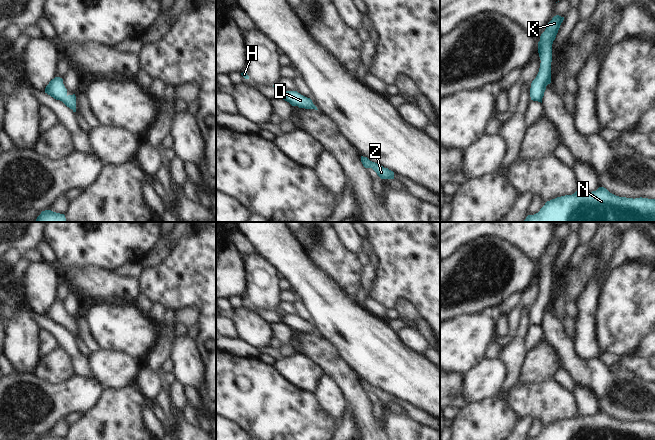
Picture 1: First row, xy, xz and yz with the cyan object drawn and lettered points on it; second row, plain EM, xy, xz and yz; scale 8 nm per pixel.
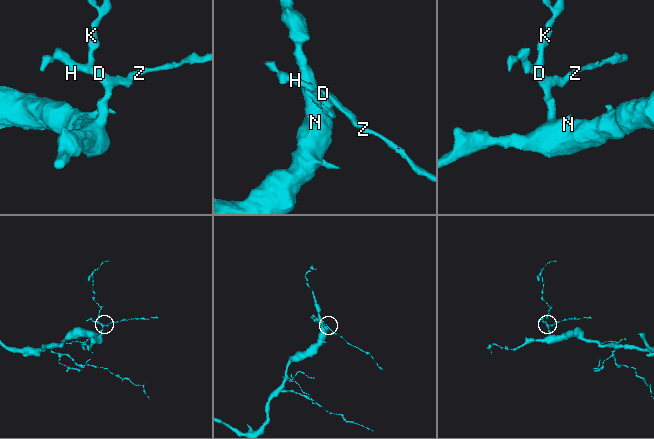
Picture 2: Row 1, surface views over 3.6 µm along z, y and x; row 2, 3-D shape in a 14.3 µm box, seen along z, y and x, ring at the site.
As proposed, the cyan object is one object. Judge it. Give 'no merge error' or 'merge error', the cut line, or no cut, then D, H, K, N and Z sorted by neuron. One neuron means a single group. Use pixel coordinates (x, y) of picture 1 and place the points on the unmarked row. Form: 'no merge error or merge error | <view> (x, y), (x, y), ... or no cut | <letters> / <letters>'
no merge error | no cut | D H K N Z

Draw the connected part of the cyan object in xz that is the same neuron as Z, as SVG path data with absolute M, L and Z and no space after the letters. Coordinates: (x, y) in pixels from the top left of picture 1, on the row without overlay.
M361 380L361 386L365 392L372 392L381 403L394 403L394 396L384 392L380 388L370 385L367 381Z

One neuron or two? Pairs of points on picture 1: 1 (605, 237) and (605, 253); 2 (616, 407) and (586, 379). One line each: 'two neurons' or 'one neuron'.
1: one neuron
2: one neuron

